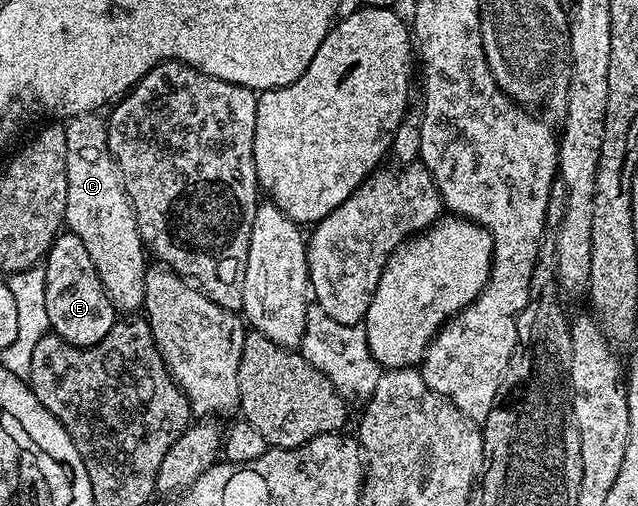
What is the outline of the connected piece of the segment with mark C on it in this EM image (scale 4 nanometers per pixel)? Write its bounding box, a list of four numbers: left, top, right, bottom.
[63,113,149,313]

